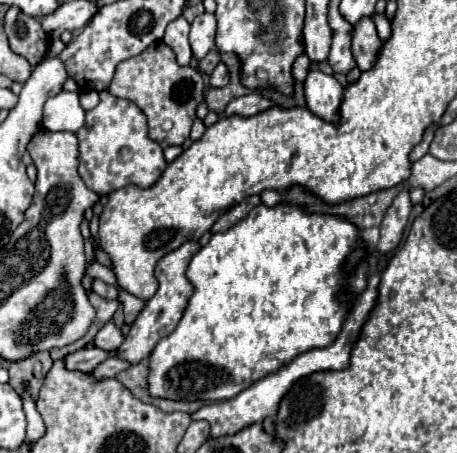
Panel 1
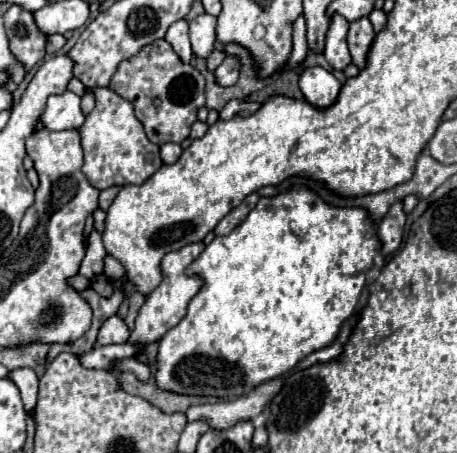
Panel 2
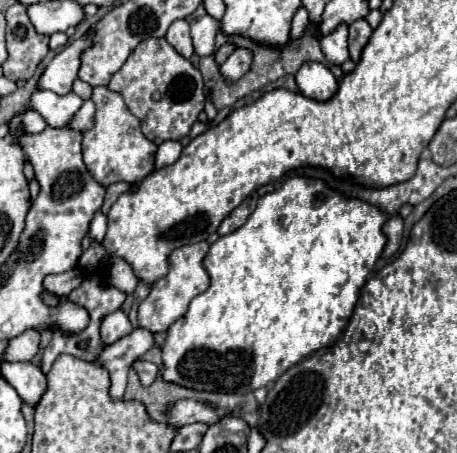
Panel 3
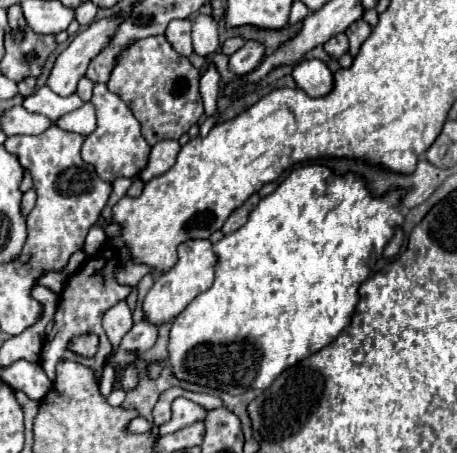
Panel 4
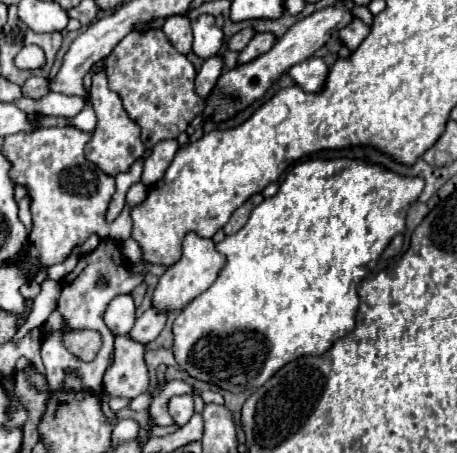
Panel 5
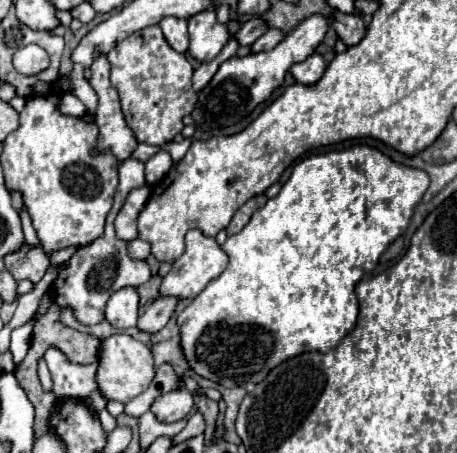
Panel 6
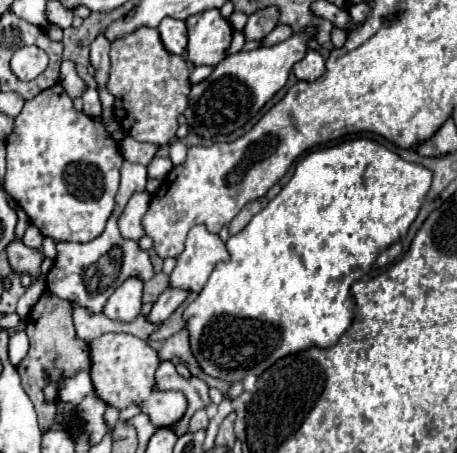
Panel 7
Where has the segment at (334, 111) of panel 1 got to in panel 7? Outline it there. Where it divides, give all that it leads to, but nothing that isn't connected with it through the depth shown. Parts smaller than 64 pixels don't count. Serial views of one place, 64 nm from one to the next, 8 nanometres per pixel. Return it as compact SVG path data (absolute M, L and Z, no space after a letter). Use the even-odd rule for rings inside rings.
M308 50L304 60L294 64L292 72L302 82L314 82L316 78L320 78L324 74L324 58L322 58L322 54L316 52L316 50Z

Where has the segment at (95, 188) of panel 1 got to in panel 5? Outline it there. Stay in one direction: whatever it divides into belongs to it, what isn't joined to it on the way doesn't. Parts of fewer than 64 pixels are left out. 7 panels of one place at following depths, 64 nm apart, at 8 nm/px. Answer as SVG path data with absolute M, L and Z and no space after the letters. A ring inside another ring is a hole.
M98 72L92 74L92 90L90 90L90 102L94 106L94 112L98 116L98 126L92 134L92 140L84 146L84 156L94 162L104 174L108 176L116 176L120 172L128 172L130 166L144 158L146 146L140 140L140 126L126 114L122 100L116 92L112 92L108 88L108 80L106 80L106 72Z

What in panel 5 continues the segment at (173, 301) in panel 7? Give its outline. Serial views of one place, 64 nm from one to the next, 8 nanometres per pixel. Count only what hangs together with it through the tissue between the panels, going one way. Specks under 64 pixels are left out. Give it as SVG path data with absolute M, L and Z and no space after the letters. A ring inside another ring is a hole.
M148 308L136 320L134 328L128 332L128 338L146 346L146 344L150 344L162 332L164 324L166 324L166 314L160 314L160 312L154 312L152 308Z

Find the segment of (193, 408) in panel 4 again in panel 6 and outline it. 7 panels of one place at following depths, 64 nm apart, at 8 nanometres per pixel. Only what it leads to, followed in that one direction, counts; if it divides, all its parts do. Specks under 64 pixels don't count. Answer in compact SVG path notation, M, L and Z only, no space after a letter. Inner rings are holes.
M168 392L156 398L152 404L152 412L160 422L176 422L190 414L194 406L194 398L190 392Z

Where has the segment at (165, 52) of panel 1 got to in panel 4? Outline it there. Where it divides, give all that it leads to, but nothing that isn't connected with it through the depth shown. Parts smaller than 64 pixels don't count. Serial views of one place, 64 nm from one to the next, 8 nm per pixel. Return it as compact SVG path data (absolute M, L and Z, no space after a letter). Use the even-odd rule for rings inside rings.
M150 36L144 40L138 40L130 48L122 52L122 56L116 62L116 68L112 72L112 78L108 82L108 90L116 92L132 110L136 120L142 124L142 136L150 146L154 146L160 140L178 140L182 134L190 130L192 124L198 122L198 118L204 114L202 96L200 96L200 70L196 70L186 56L180 56L166 40L166 36Z

